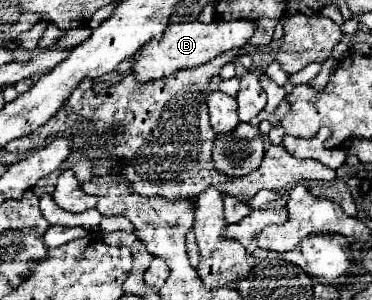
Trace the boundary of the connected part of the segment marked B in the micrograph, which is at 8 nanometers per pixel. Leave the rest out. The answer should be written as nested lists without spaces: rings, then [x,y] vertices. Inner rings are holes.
[[[214,20],[210,24],[204,24],[204,22],[170,24],[160,40],[154,40],[154,42],[146,44],[146,48],[142,48],[140,56],[134,58],[130,70],[140,84],[154,82],[164,76],[170,76],[178,70],[196,68],[200,64],[206,64],[226,50],[240,48],[250,40],[252,34],[254,34],[254,24],[250,24],[248,20],[232,20],[232,22],[216,22]]]

